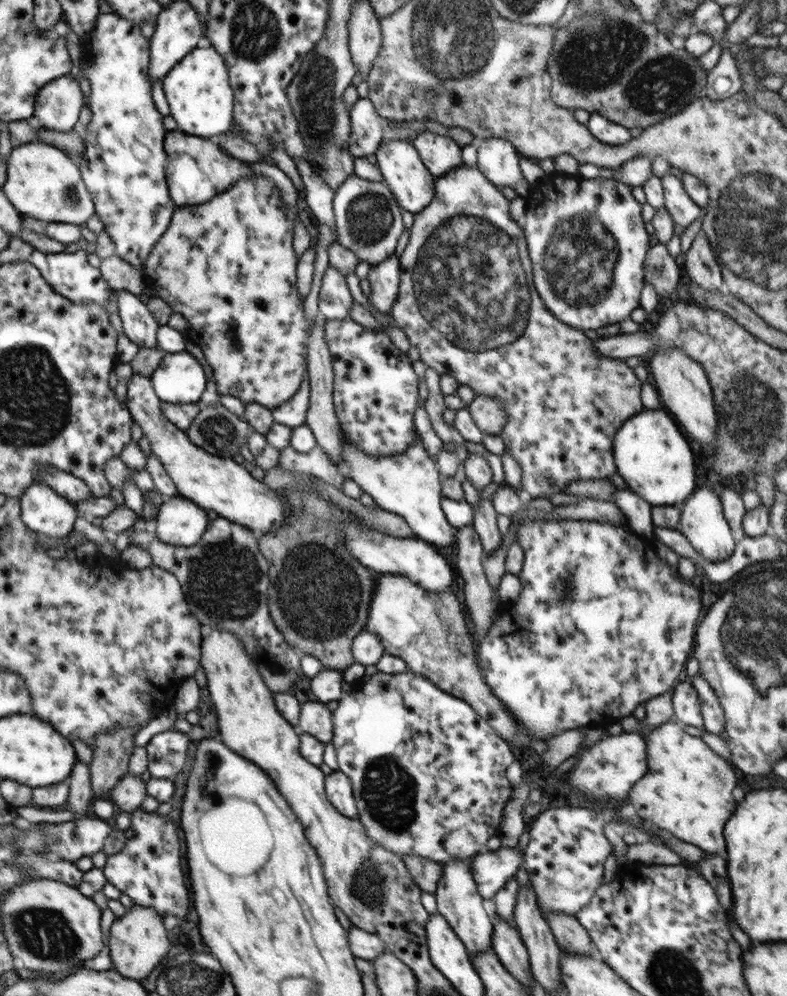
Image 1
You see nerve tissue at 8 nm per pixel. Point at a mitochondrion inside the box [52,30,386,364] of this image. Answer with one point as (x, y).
(315, 89)

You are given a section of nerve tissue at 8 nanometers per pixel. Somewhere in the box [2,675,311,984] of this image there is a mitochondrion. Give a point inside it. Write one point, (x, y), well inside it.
(44, 933)

